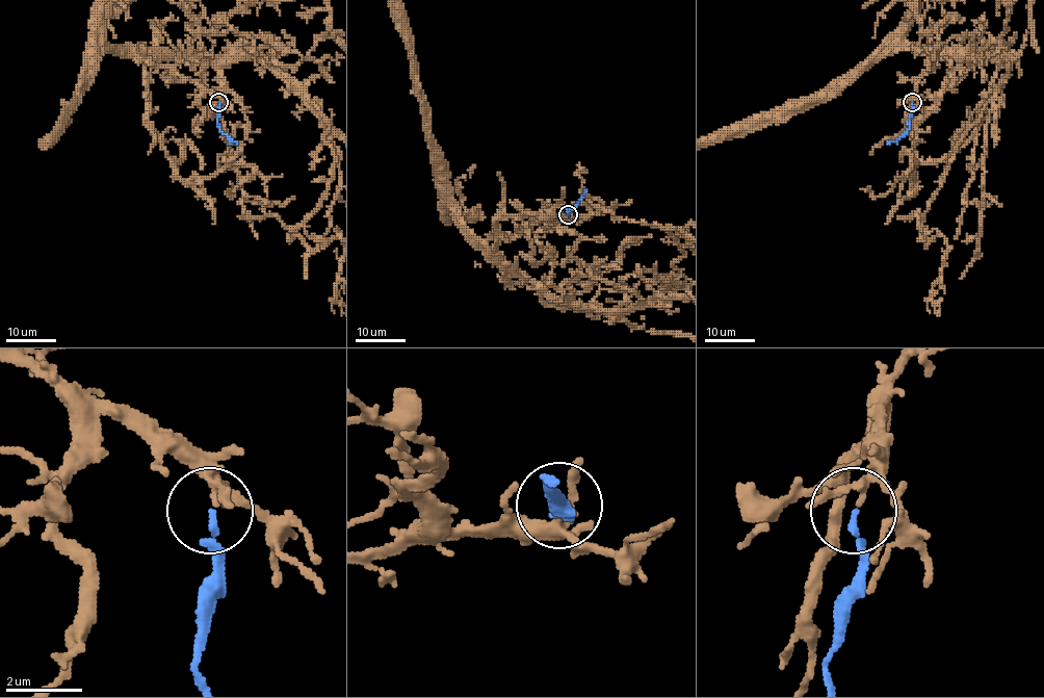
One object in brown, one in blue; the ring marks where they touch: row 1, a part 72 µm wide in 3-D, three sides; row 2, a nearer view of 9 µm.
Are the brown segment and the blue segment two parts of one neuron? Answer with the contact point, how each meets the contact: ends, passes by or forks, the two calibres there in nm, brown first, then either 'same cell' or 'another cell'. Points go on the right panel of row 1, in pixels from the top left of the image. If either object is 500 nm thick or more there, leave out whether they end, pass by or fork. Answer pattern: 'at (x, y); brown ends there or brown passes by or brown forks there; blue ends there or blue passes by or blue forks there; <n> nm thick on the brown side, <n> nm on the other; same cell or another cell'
at (912, 102); brown forks there; blue ends there; 130 nm thick on the brown side, 160 nm on the other; same cell

